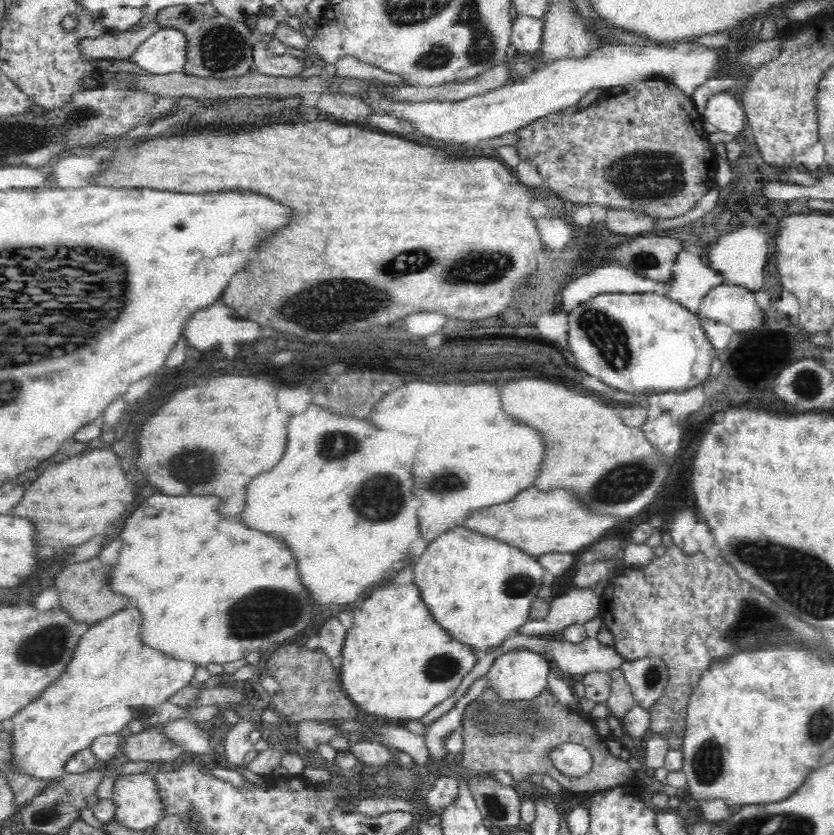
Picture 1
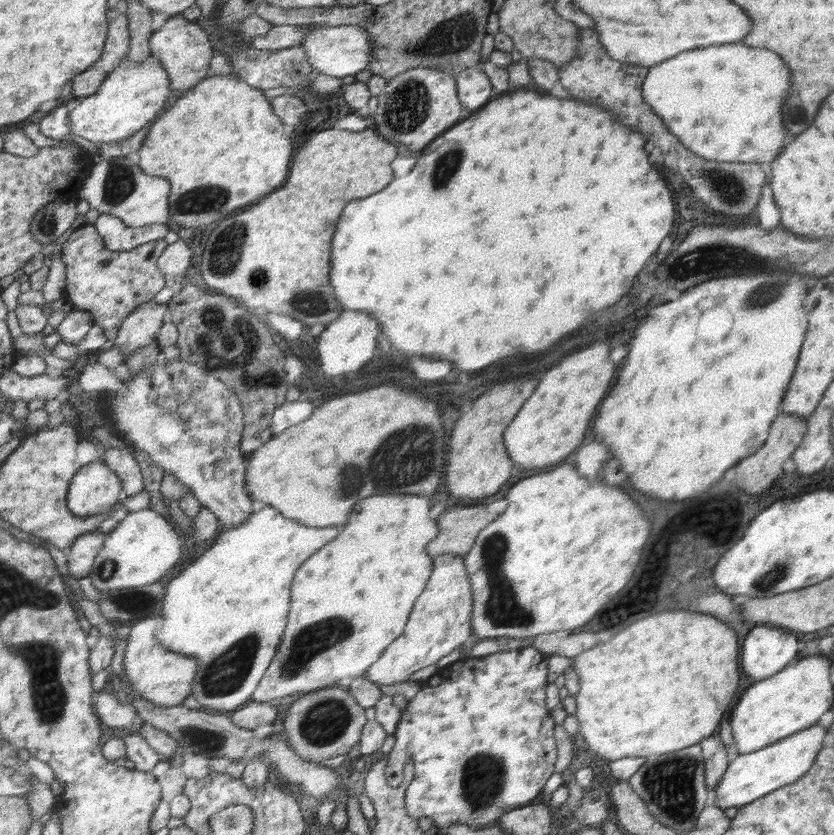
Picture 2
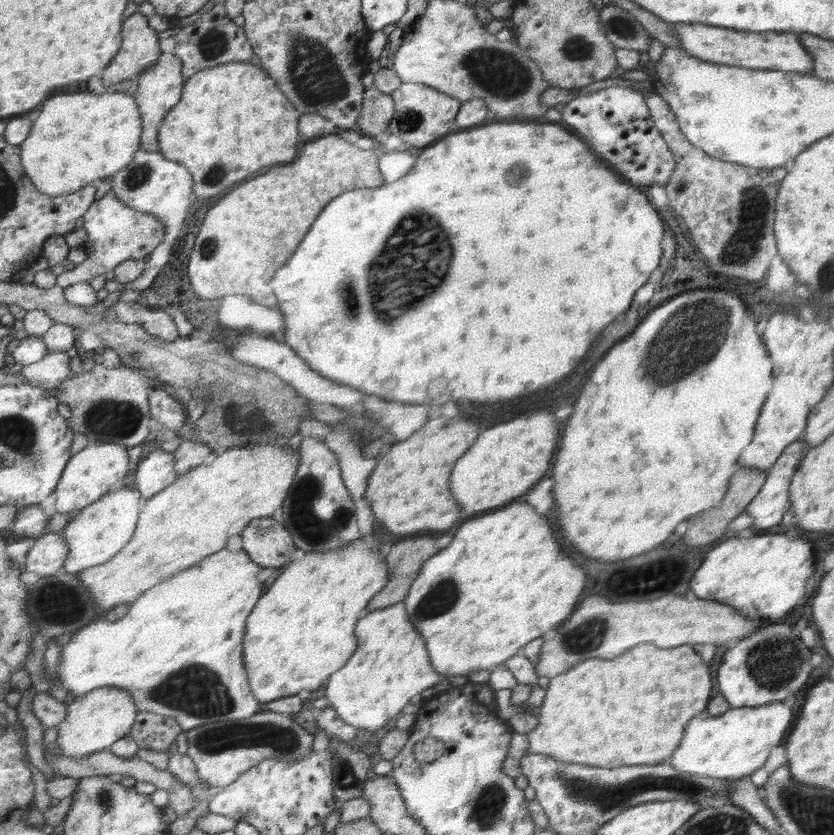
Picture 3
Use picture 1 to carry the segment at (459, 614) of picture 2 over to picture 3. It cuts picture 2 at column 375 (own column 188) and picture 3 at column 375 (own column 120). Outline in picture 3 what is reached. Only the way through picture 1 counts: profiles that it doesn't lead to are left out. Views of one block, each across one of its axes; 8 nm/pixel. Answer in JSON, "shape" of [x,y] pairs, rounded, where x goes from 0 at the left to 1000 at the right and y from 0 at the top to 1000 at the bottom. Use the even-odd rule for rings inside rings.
{"shape":[[[480,720],[446,733],[427,752],[430,776],[411,800],[391,819],[391,836],[416,868],[451,875],[477,857],[494,834],[525,819],[530,808],[518,798],[508,762],[495,749],[486,723]]]}

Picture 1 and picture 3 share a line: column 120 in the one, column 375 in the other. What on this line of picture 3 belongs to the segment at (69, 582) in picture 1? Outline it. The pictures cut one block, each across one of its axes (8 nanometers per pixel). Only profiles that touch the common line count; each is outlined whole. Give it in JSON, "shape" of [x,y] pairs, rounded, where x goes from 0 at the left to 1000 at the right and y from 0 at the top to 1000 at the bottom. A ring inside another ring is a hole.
{"shape":[[[499,644],[478,651],[470,665],[470,685],[475,684],[475,690],[470,690],[470,699],[465,699],[465,704],[460,704],[460,709],[446,719],[446,728],[441,728],[441,733],[468,727],[487,717],[507,675],[525,663],[526,657],[520,644]]]}

